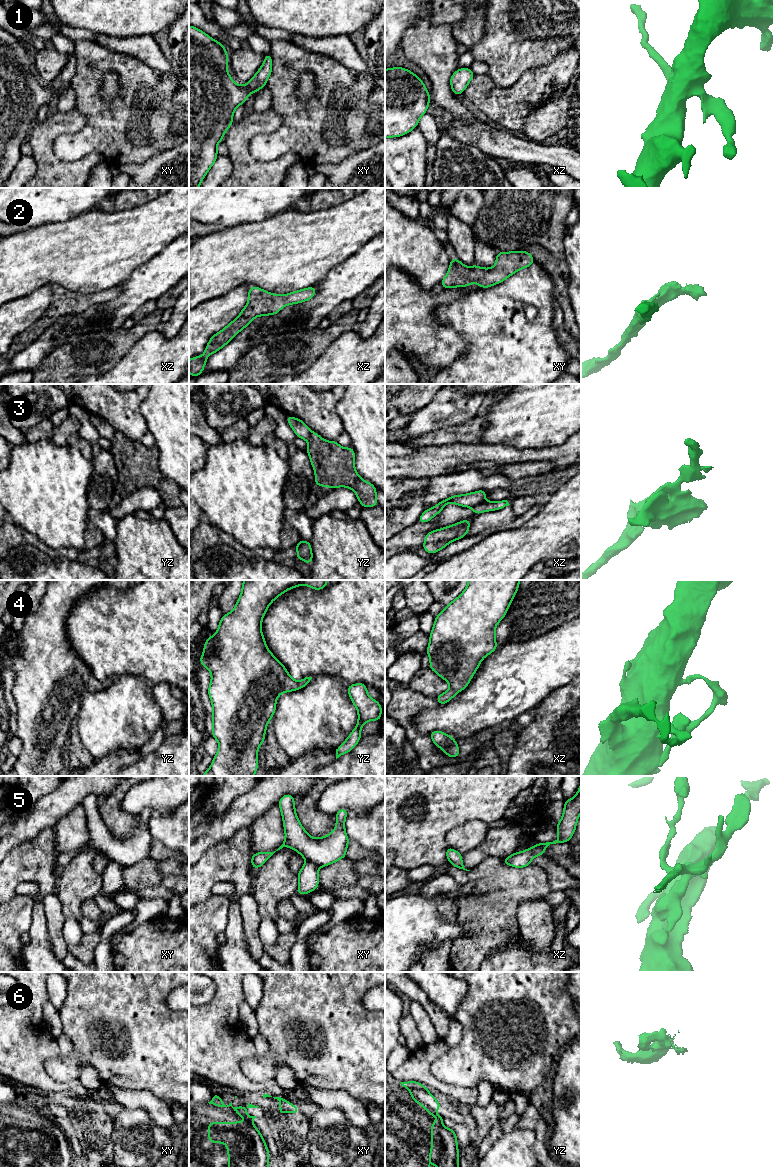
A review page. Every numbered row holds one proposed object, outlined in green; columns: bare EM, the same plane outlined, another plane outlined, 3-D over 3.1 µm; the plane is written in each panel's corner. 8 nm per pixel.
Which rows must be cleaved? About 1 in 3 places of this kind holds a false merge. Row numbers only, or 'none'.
3, 5

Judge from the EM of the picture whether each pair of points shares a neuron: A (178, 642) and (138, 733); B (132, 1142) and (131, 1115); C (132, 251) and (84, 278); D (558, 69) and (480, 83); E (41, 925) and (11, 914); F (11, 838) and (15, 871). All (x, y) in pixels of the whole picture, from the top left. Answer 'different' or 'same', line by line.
A: different
B: same
C: same
D: same
E: different
F: different

